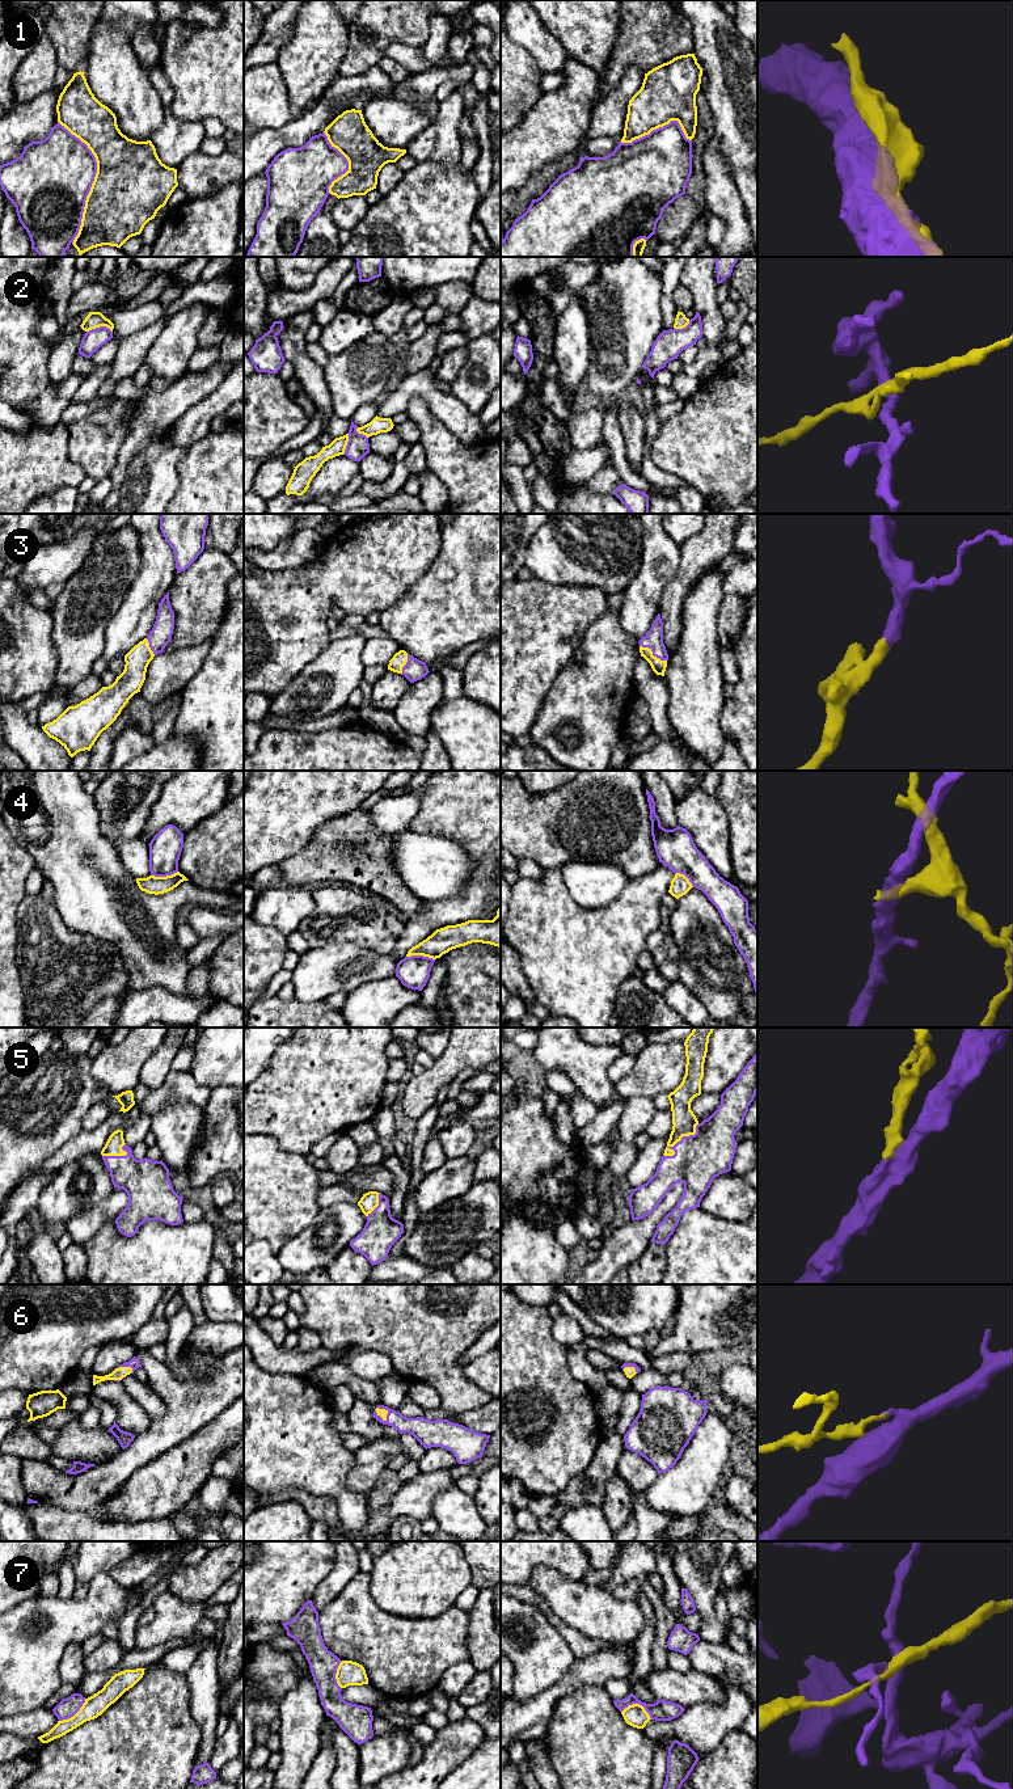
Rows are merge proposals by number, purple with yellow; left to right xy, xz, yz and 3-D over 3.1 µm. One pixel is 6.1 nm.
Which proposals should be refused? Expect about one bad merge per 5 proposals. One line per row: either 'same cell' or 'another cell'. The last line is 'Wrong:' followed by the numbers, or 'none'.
1: another cell
2: another cell
3: same cell
4: another cell
5: same cell
6: same cell
7: another cell
Wrong: 1, 2, 4, 7

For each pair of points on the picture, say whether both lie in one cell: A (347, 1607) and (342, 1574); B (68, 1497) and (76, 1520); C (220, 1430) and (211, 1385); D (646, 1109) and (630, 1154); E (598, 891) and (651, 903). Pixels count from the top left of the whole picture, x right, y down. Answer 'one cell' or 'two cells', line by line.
A: two cells
B: two cells
C: two cells
D: one cell
E: two cells

